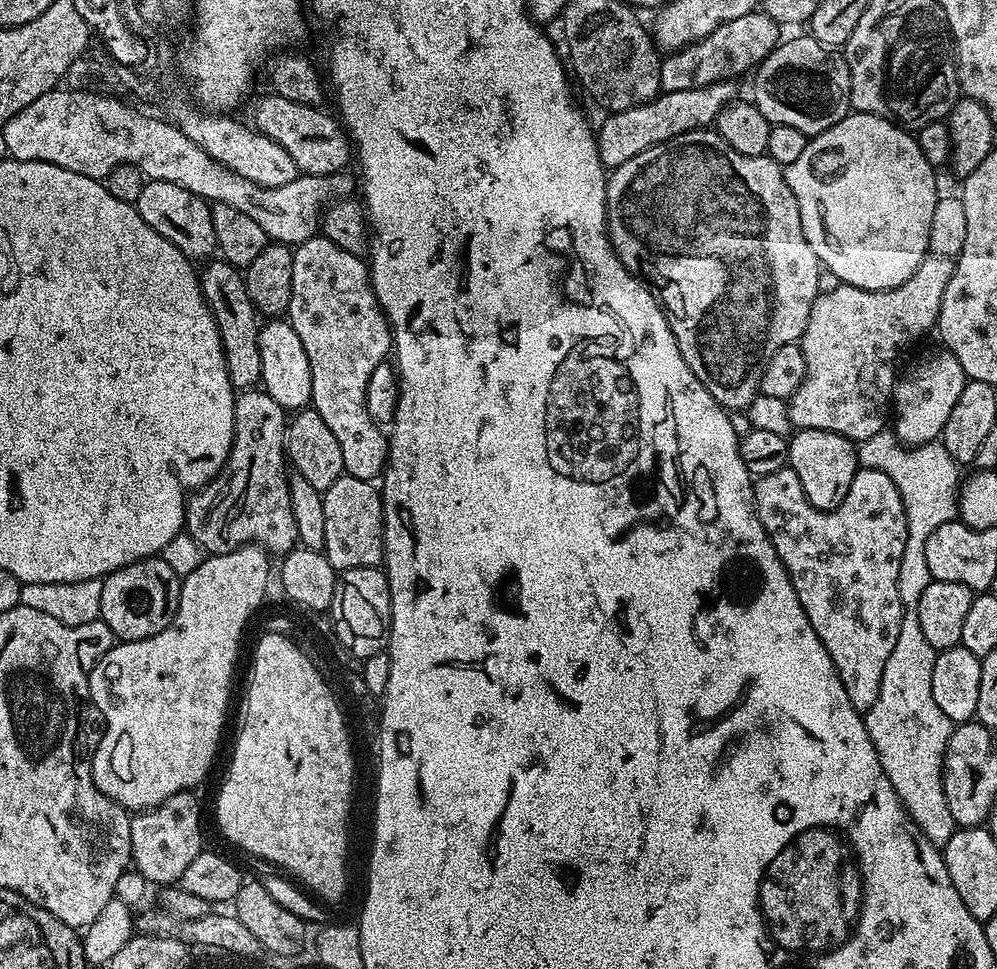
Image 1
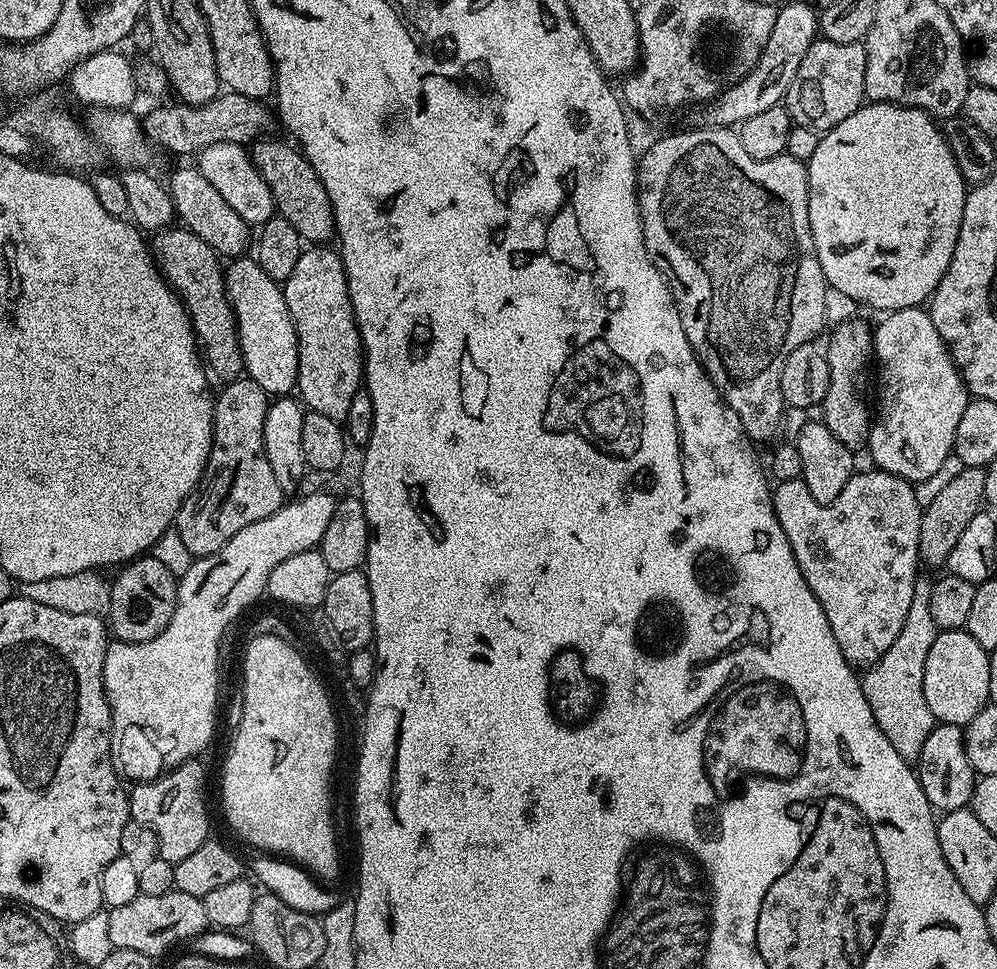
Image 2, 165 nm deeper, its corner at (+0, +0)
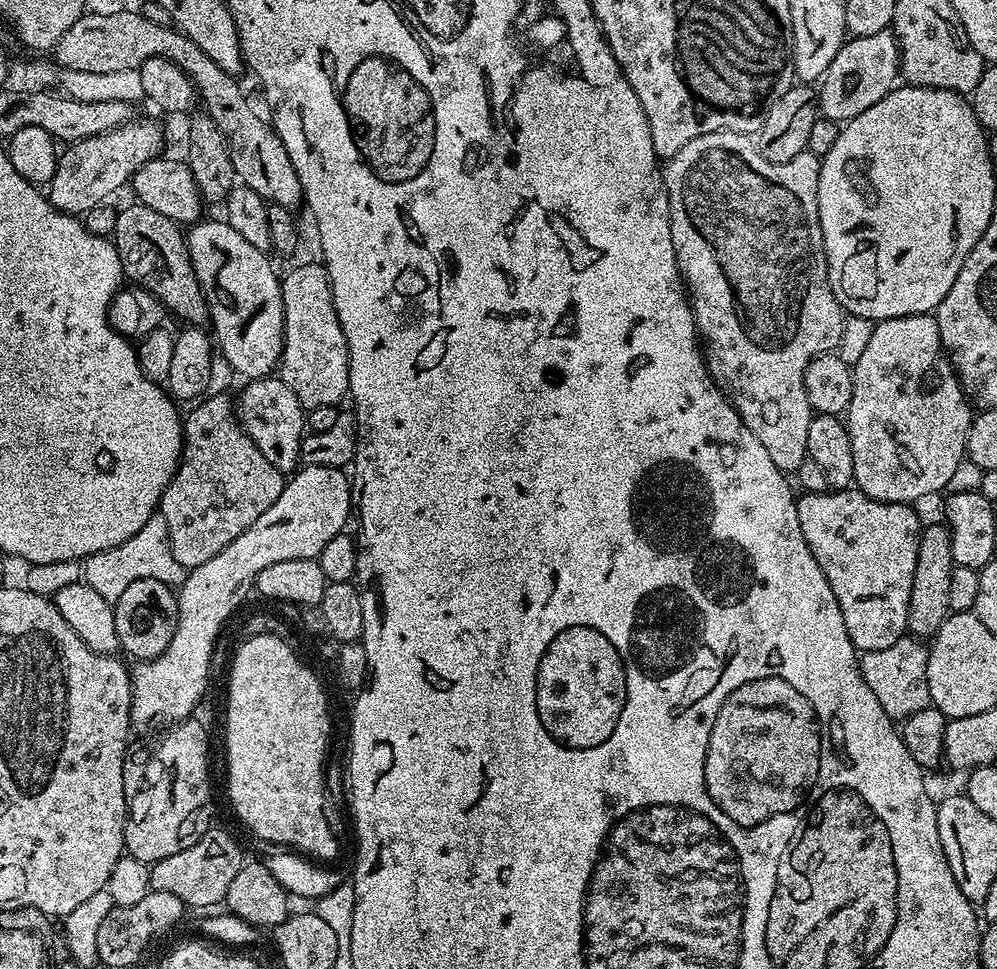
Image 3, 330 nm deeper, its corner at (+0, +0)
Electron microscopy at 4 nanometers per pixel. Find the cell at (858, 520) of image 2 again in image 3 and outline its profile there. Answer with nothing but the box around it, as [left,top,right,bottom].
[796,490,922,653]

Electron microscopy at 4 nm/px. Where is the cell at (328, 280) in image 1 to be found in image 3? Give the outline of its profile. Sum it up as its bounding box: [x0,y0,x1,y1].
[278,262,350,410]

